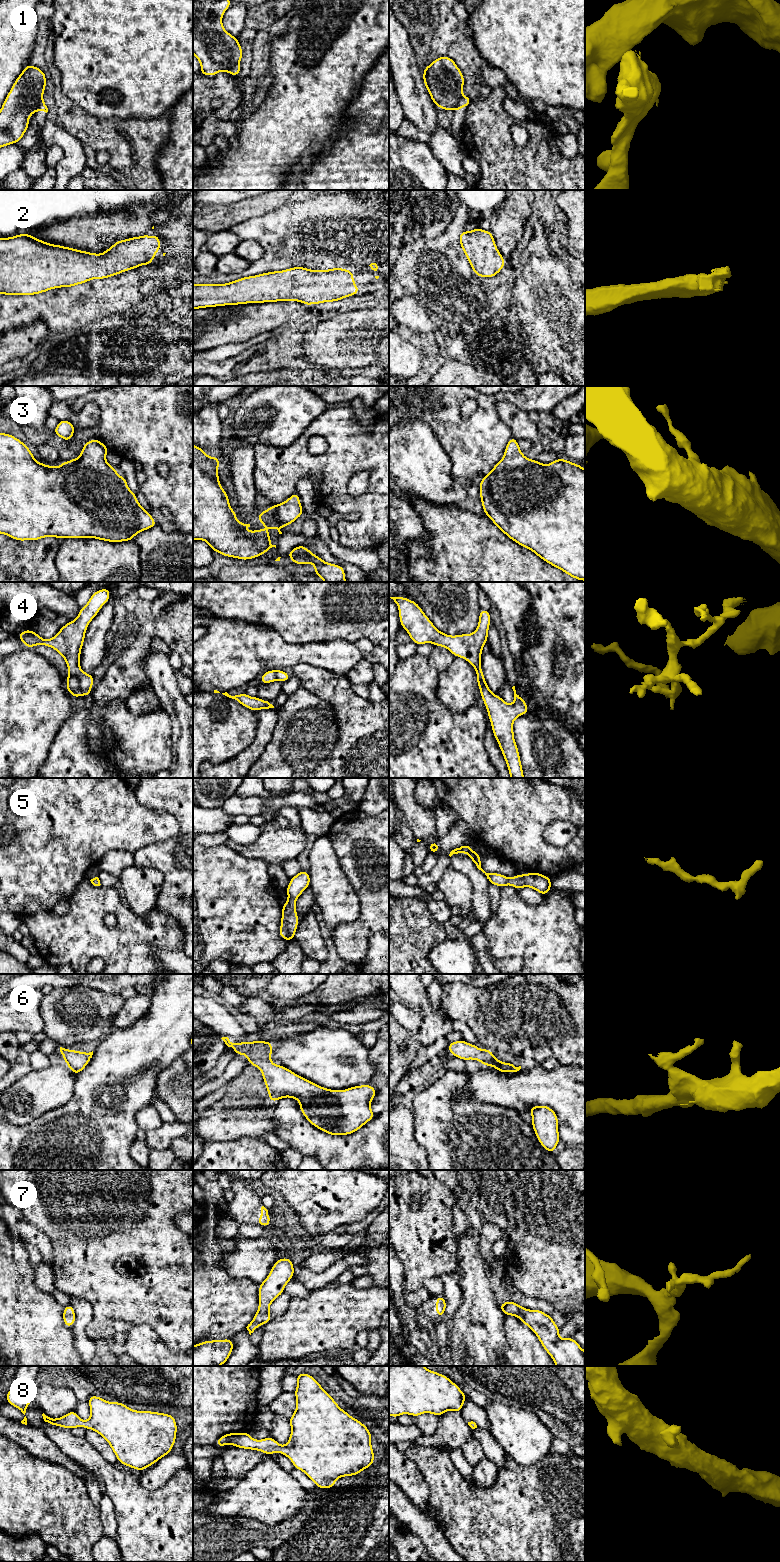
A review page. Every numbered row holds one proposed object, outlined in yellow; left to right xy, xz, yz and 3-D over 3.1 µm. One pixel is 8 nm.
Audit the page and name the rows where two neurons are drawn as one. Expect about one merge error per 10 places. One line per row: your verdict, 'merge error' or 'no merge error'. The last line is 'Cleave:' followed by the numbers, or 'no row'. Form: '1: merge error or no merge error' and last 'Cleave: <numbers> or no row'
1: merge error
2: no merge error
3: no merge error
4: merge error
5: no merge error
6: no merge error
7: no merge error
8: no merge error
Cleave: 1, 4

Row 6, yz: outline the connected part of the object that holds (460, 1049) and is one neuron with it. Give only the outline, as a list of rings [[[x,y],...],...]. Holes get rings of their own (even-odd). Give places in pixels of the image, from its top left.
[[[463,1039],[449,1043],[449,1050],[454,1057],[464,1061],[473,1059],[480,1061],[483,1066],[493,1066],[499,1072],[513,1073],[521,1069],[521,1066],[516,1067],[513,1063],[505,1063],[494,1057],[494,1054],[489,1049],[480,1049],[474,1044],[465,1042]]]

